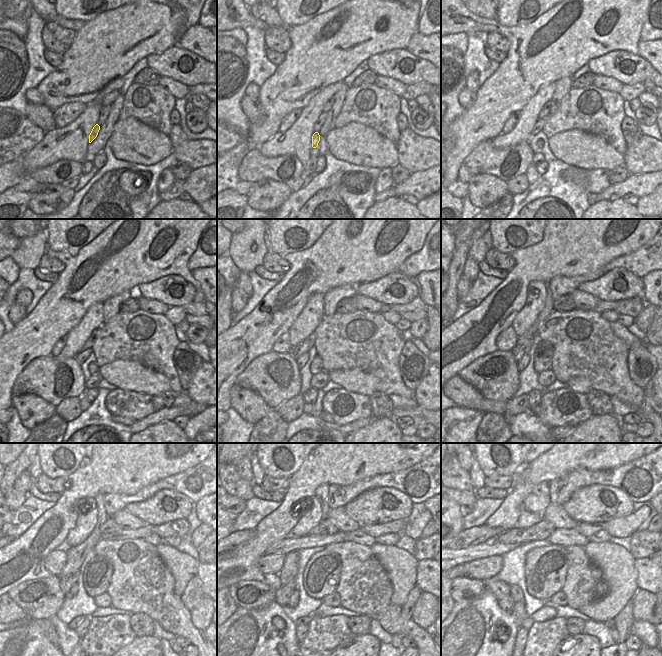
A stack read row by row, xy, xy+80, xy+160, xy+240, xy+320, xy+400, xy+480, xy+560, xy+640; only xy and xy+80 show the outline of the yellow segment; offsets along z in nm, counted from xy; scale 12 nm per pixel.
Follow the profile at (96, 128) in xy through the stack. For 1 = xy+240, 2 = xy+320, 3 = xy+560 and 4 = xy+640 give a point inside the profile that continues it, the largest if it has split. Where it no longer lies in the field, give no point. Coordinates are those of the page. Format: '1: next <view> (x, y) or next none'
1: next xy+240 (94, 369)
2: next xy+320 (316, 367)
3: next xy+560 (320, 577)
4: next xy+640 (545, 568)

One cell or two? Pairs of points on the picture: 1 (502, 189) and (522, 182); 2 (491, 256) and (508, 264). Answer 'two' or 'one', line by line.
1: two
2: one

